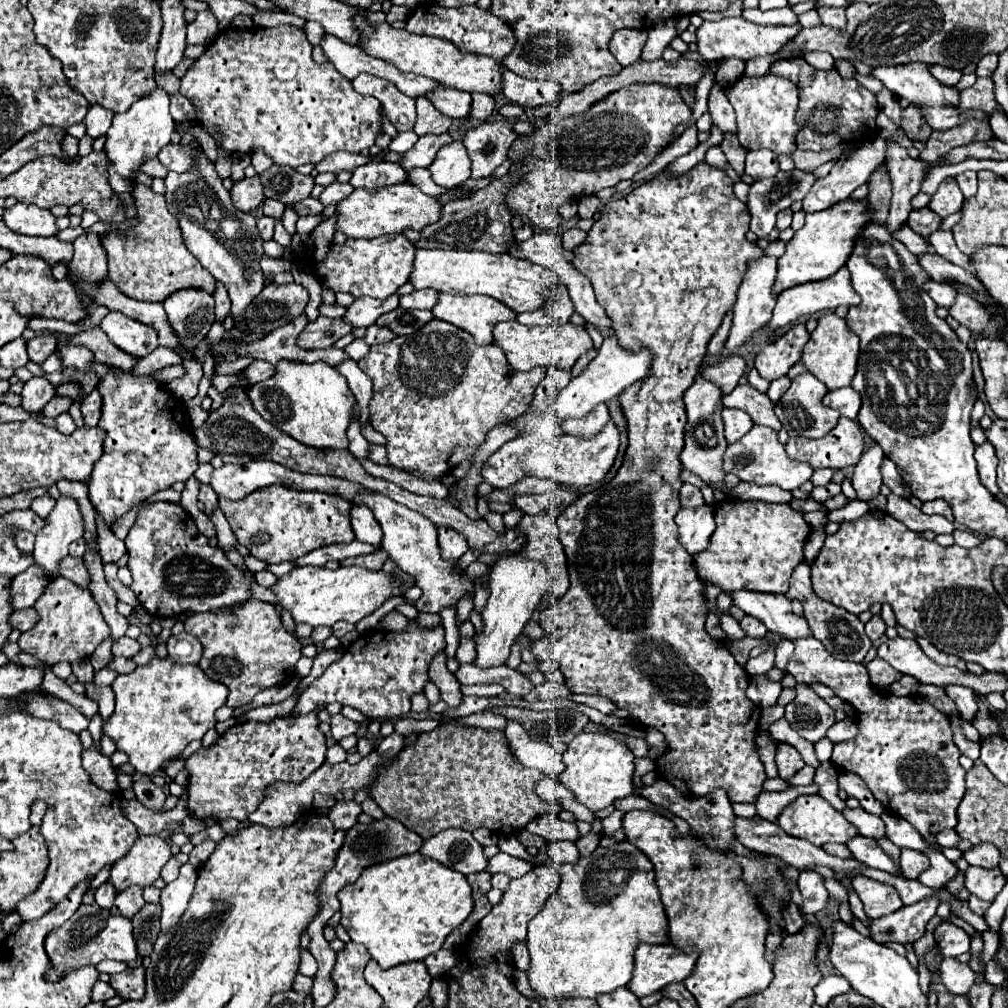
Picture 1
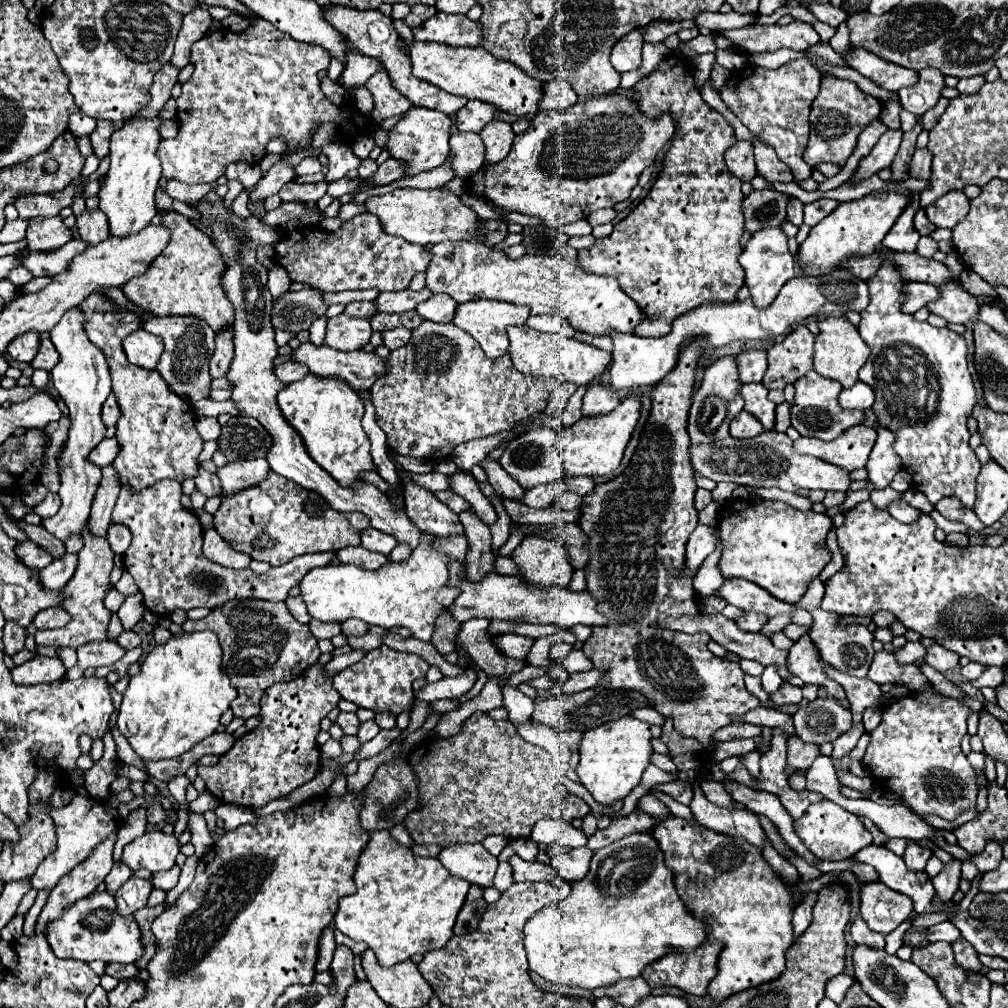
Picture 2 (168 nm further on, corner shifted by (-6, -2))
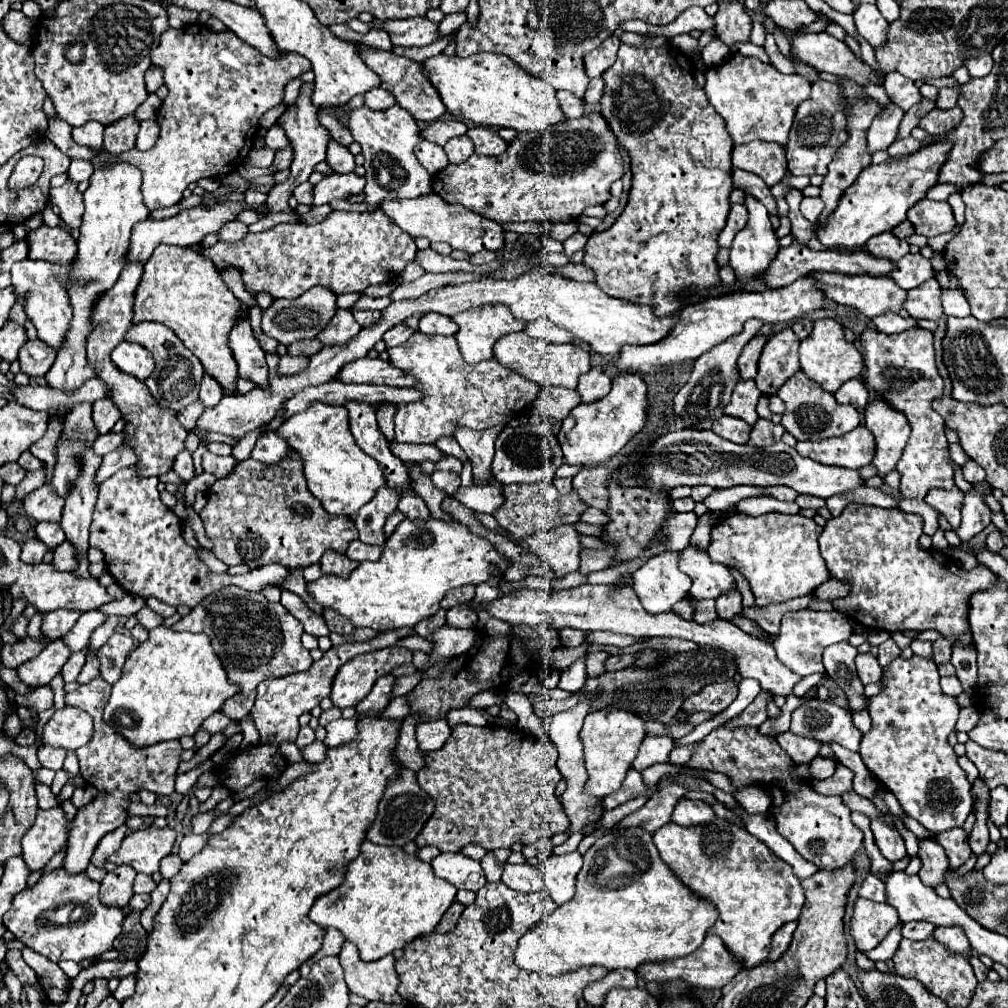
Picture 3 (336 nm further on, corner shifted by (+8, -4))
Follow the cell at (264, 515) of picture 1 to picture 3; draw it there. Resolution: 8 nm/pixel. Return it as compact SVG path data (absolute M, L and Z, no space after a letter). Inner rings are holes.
M294 453L290 459L284 459L280 465L266 465L252 459L238 463L238 467L234 469L234 475L216 481L208 489L208 505L200 511L200 517L204 523L206 535L214 545L212 553L226 565L246 563L250 569L270 565L270 563L280 563L288 569L298 569L298 567L302 569L306 565L318 563L324 551L328 549L346 553L348 543L352 539L358 539L356 525L350 517L326 515L318 499L310 495L304 473L302 473L302 459L298 453Z

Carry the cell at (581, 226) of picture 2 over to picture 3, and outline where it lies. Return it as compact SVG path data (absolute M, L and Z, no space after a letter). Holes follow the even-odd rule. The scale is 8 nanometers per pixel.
M554 223L550 227L550 237L556 241L564 242L578 231L576 223Z

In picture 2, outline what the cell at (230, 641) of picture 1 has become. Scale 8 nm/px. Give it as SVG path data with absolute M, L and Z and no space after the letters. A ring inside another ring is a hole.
M234 599L216 607L204 619L192 621L186 619L182 625L184 631L202 631L212 629L220 637L220 645L224 651L222 669L230 677L232 687L236 687L238 697L232 701L230 709L234 717L250 719L260 713L260 697L264 689L274 685L276 681L290 679L302 669L314 665L320 657L320 649L316 645L316 637L310 633L308 625L298 623L284 601L264 601L264 599Z

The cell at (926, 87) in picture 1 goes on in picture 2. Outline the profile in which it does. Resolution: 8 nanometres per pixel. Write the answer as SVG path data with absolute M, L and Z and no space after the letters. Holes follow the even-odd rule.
M850 47L850 53L844 55L842 59L846 61L846 65L850 65L852 69L856 69L858 73L862 73L864 77L868 77L886 91L910 87L916 81L916 71L898 67L860 47Z

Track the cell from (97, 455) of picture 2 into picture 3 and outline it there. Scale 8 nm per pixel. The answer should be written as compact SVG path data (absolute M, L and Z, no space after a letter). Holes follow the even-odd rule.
M106 433L106 435L100 435L96 441L94 441L94 453L104 457L106 453L110 451L116 451L120 445L122 445L122 439L124 435L122 433Z

